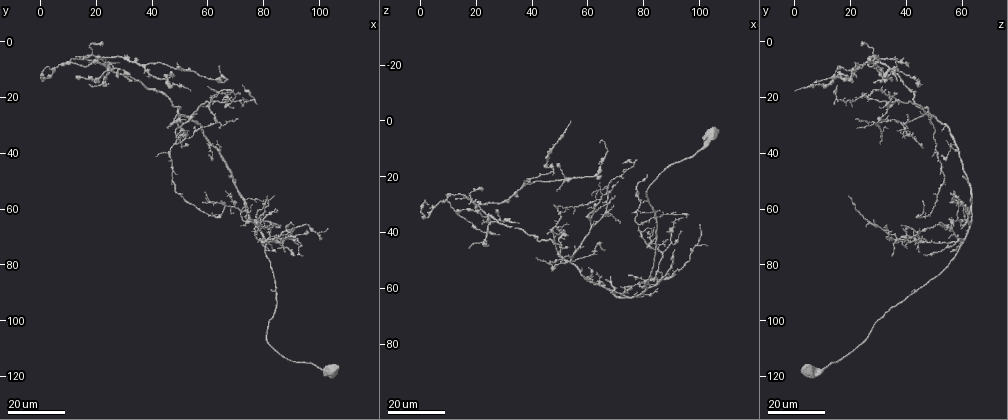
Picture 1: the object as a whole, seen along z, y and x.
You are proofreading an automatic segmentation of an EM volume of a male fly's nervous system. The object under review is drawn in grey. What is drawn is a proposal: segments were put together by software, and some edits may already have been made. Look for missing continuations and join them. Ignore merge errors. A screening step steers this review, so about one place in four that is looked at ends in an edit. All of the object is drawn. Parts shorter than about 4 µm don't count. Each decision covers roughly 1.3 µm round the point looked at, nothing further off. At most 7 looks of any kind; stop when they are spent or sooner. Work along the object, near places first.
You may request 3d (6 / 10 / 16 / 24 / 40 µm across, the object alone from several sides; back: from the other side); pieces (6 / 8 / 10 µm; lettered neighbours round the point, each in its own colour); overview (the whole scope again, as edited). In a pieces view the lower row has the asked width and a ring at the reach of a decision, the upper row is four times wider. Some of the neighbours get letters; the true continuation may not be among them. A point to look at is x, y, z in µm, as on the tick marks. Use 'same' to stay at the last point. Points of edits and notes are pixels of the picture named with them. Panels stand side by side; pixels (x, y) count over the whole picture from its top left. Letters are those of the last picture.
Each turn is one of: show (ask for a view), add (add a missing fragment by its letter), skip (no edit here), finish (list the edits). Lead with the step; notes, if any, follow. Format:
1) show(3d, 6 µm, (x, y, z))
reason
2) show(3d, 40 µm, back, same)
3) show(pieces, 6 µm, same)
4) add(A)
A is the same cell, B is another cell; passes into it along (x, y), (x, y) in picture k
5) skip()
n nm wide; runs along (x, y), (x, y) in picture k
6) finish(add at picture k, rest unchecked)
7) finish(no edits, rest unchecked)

show(3d, 24 µm, (53, 37, 45))
long arm stops here

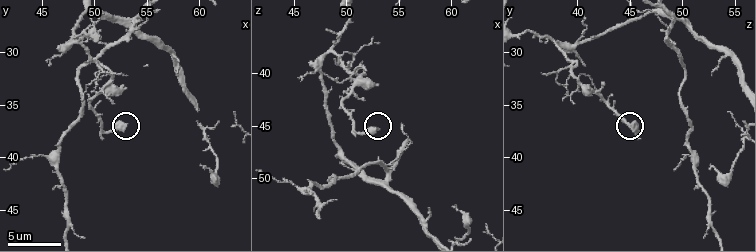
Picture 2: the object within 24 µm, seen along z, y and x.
show(pieces, 6 µm, (53.0, 36.8, 45.2))
what lies round it

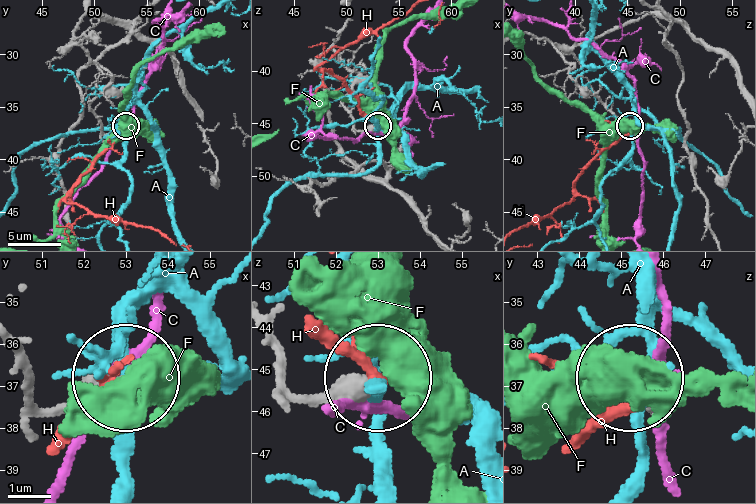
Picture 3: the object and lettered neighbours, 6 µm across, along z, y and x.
skip()
440 nm wide; A, C, F and H are other cells; no lettered fragment goes on from it

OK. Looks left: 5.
show(3d, 24 µm, (74, 64, 55))
tapers out

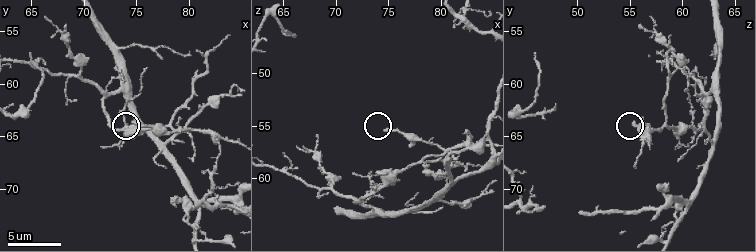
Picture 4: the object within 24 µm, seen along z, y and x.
show(pieces, 6 µm, (74.6, 63.6, 55.4))

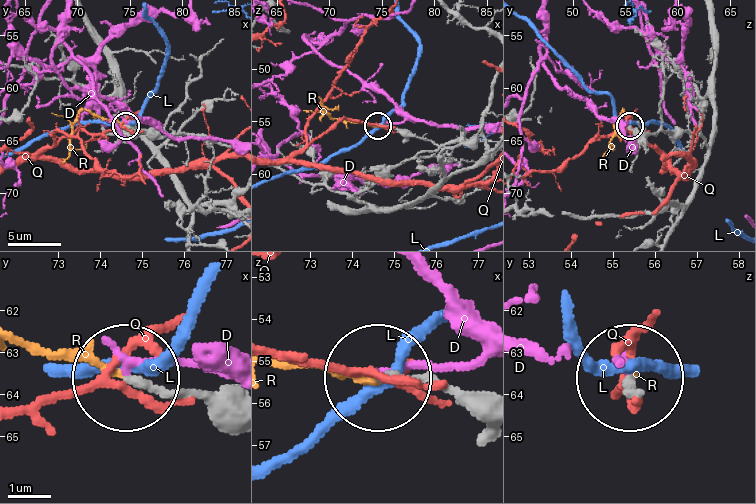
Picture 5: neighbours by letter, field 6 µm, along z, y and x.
add(R)
R is the same cell, D, L and Q are other cells; passes into it along (229, 416), (24, 348) in picture 5; it goes on there

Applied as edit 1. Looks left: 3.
show(overview)
see it whole again

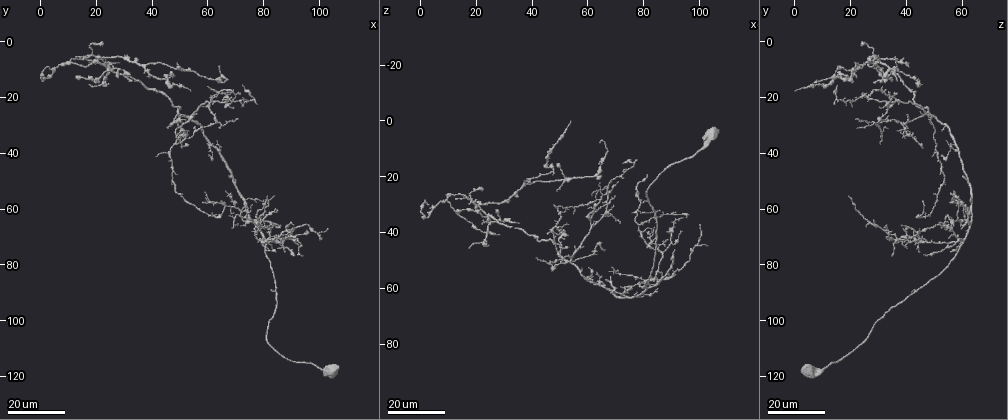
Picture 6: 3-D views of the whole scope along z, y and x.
show(3d, 16 µm, (59, 58, 56))
free end

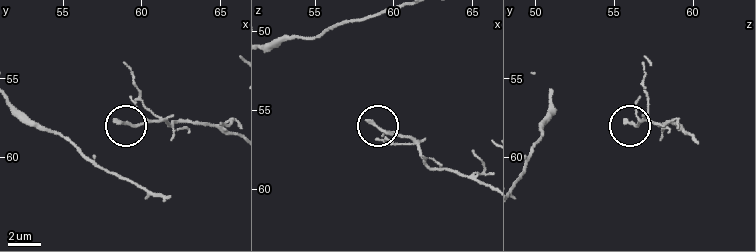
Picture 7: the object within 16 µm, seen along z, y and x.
show(pieces, 6 µm, (58.4, 57.6, 55.6))
what lies round it

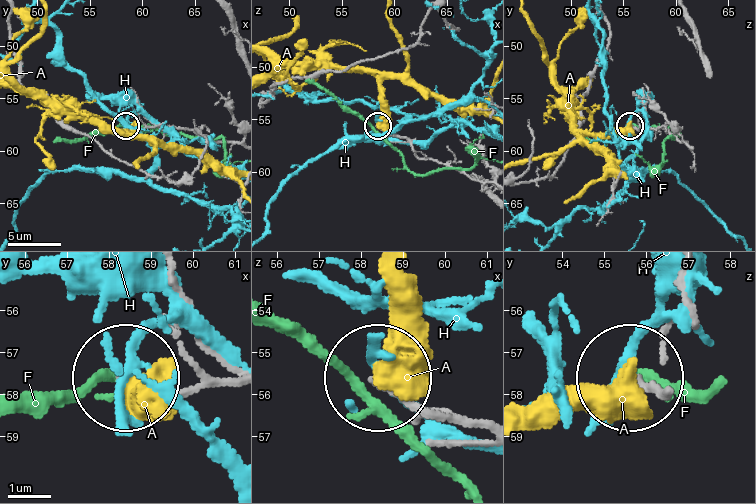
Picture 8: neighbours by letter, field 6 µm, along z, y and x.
skip()
A, F and H are other cells; runs along (232, 378), (189, 388), (128, 381) in picture 8; no lettered fragment goes on from it

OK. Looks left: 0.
finish(add at picture 5, rest unchecked)

